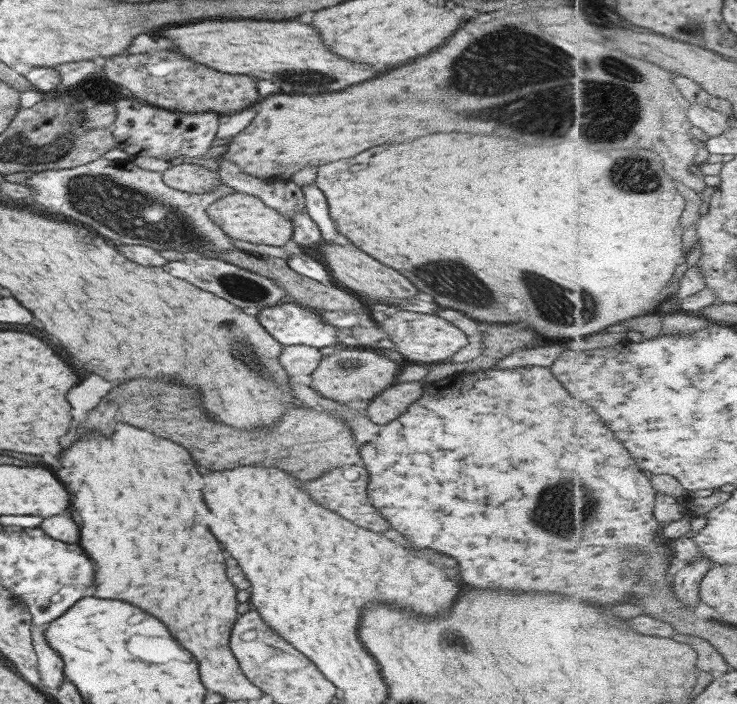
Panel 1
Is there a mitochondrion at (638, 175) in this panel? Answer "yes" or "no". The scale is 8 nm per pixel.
yes

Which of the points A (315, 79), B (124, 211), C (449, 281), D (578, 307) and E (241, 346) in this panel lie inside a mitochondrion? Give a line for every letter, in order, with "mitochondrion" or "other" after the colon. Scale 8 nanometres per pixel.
A: mitochondrion
B: mitochondrion
C: mitochondrion
D: mitochondrion
E: mitochondrion

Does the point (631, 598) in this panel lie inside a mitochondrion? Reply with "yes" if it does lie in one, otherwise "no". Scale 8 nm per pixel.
no

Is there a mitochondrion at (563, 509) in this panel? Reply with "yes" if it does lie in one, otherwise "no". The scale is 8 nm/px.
yes

